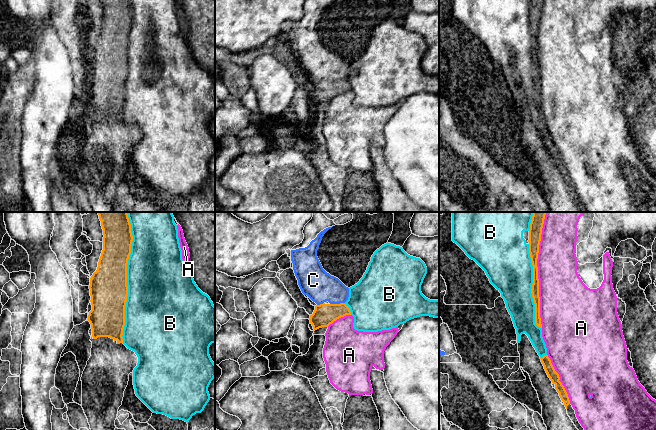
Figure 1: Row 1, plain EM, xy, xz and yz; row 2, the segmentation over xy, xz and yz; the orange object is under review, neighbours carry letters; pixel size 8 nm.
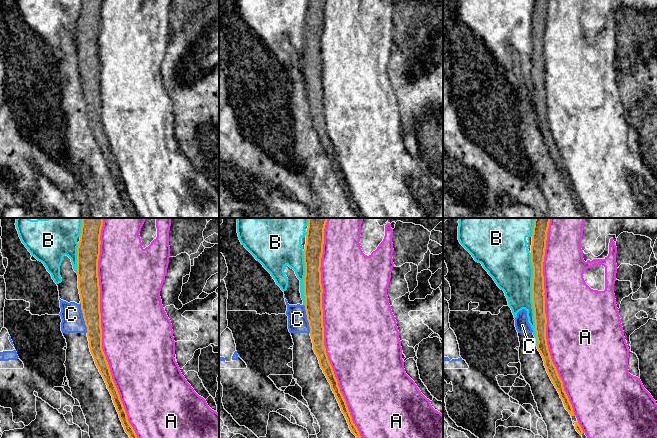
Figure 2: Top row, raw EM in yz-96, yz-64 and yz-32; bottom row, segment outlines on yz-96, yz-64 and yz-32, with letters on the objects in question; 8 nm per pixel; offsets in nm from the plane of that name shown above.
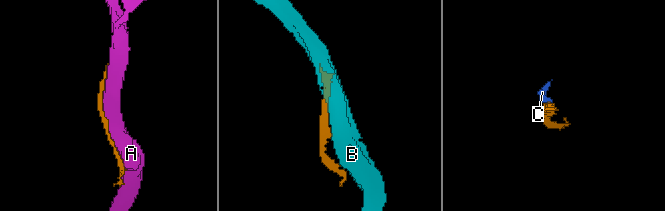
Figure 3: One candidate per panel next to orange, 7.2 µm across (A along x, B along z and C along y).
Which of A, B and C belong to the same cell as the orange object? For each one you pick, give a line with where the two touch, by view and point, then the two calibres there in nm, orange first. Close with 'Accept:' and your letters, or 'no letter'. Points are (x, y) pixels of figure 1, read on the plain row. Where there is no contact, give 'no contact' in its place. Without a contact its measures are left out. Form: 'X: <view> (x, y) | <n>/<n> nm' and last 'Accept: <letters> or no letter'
Accept: no letter

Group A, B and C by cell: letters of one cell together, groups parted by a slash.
A / B / C

